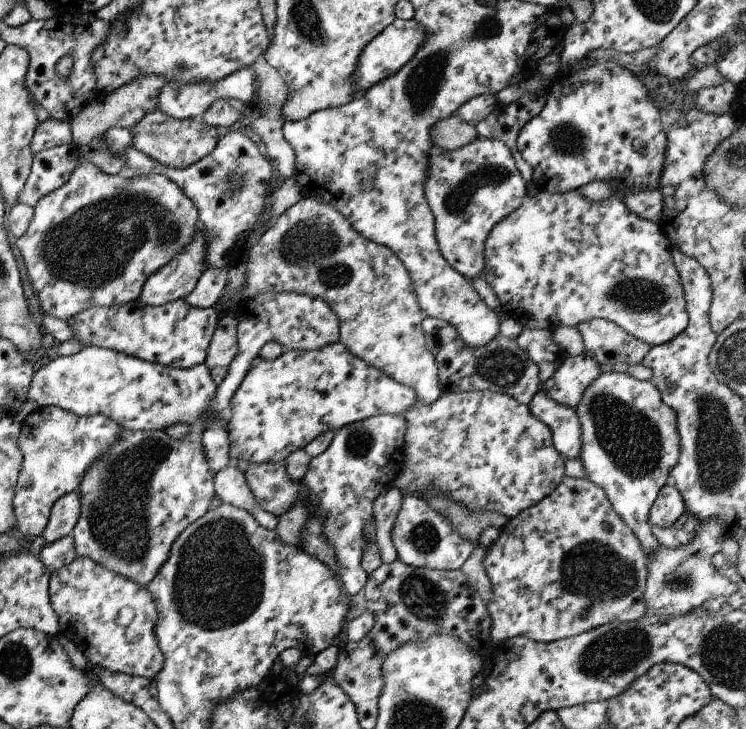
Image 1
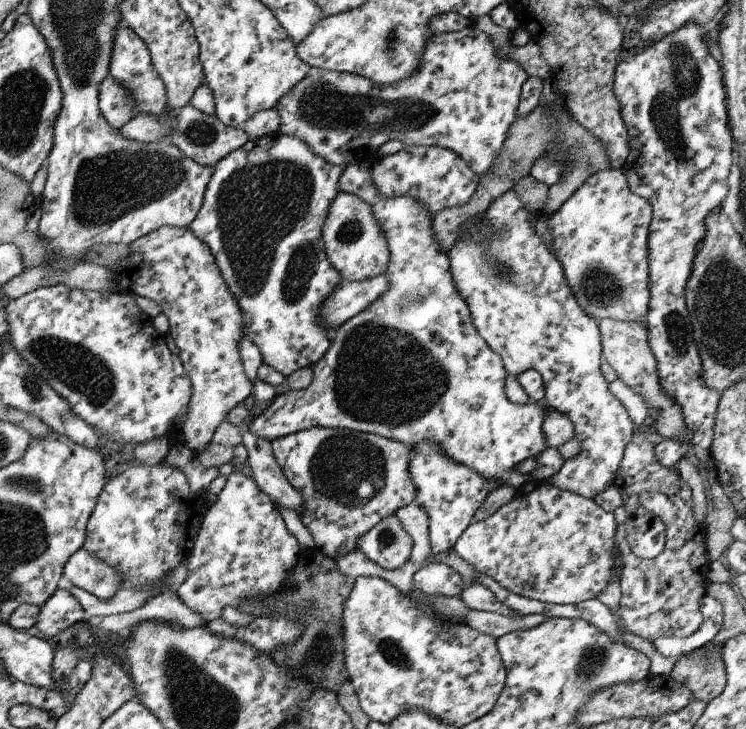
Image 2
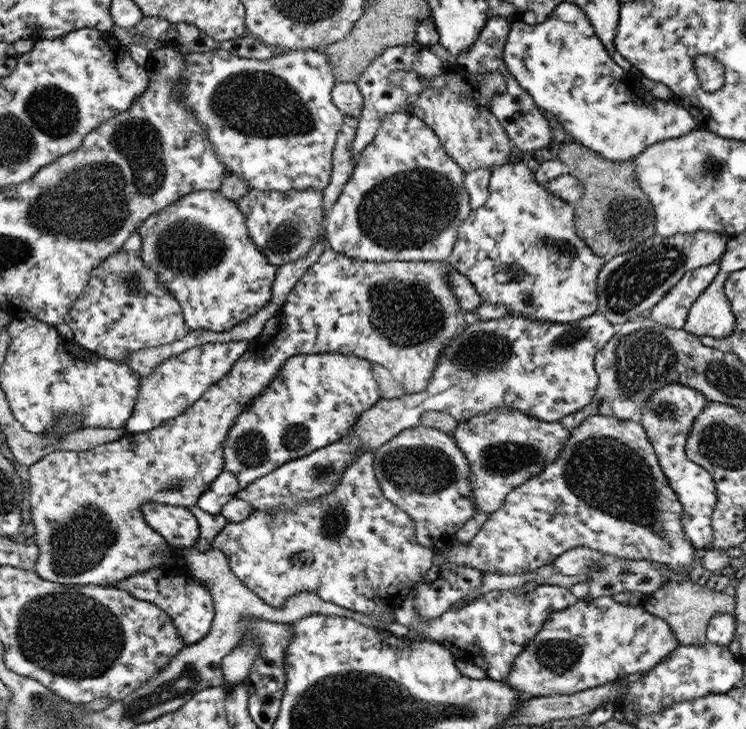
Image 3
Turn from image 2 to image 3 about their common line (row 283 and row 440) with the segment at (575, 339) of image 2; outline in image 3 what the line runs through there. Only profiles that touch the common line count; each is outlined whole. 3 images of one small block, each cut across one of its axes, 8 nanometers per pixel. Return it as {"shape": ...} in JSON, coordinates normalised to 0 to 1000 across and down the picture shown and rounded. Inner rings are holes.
{"shape":[[[661,560],[650,568],[611,579],[605,597],[629,636],[626,661],[634,678],[630,689],[639,701],[657,704],[674,693],[677,679],[685,671],[725,647],[747,628],[763,598],[763,590],[748,578],[728,579],[704,571],[696,562]]]}

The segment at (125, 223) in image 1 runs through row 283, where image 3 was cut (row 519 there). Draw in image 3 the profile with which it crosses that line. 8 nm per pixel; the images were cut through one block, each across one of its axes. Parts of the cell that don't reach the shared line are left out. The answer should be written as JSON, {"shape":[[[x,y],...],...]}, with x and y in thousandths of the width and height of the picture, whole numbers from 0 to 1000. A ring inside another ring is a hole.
{"shape":[[[436,340],[425,358],[414,365],[403,377],[401,384],[395,385],[395,391],[385,403],[383,412],[353,447],[353,453],[338,468],[332,471],[330,481],[314,498],[312,503],[302,516],[298,516],[286,529],[280,532],[269,543],[269,546],[256,554],[245,564],[244,569],[236,571],[233,575],[223,576],[216,584],[197,590],[197,593],[173,594],[169,593],[157,604],[135,609],[119,617],[106,620],[98,619],[71,619],[58,626],[42,636],[38,642],[36,653],[39,653],[39,705],[42,706],[42,716],[47,723],[47,733],[44,733],[43,745],[50,746],[52,752],[51,771],[43,779],[58,796],[68,797],[70,800],[79,800],[86,802],[133,802],[147,804],[160,796],[168,796],[172,790],[181,789],[181,785],[194,785],[202,779],[216,776],[221,765],[227,763],[229,750],[223,745],[212,730],[208,730],[194,715],[189,705],[186,695],[201,690],[216,693],[225,693],[232,695],[259,695],[269,683],[271,675],[288,658],[288,654],[302,643],[302,628],[299,623],[299,612],[302,612],[304,595],[308,593],[310,584],[314,584],[315,575],[320,568],[324,568],[331,551],[336,547],[346,546],[353,535],[357,535],[358,525],[369,517],[369,512],[378,505],[385,491],[398,487],[412,486],[433,486],[436,483],[449,486],[465,486],[476,488],[477,491],[511,501],[523,510],[523,514],[529,520],[540,534],[540,538],[551,540],[555,538],[564,538],[575,525],[578,509],[583,506],[586,499],[587,486],[594,481],[597,473],[607,466],[610,460],[615,460],[626,444],[621,440],[622,427],[607,407],[605,398],[601,395],[599,374],[607,369],[599,359],[591,358],[509,358],[505,361],[489,361],[481,357],[466,354],[460,348],[454,348]]]}

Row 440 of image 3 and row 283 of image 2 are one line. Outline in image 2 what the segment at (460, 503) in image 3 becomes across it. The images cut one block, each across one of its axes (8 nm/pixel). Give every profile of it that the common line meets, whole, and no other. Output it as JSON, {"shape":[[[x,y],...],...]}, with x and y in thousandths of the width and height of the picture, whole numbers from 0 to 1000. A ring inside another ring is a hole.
{"shape":[[[500,214],[495,219],[487,219],[487,222],[462,226],[453,244],[453,258],[454,263],[480,269],[487,277],[491,277],[499,288],[500,296],[505,303],[505,310],[515,321],[521,344],[521,354],[515,373],[515,380],[520,390],[519,398],[515,398],[495,420],[483,425],[476,433],[472,433],[466,440],[462,440],[448,453],[438,480],[418,502],[418,520],[410,534],[387,535],[366,545],[359,554],[361,557],[358,560],[355,558],[349,568],[340,571],[334,578],[332,584],[324,586],[324,590],[331,590],[336,595],[343,597],[345,601],[361,606],[374,599],[420,586],[465,588],[466,591],[504,595],[528,605],[535,605],[544,613],[564,605],[583,605],[602,628],[610,630],[610,634],[631,641],[638,649],[647,652],[647,656],[655,657],[657,660],[664,657],[669,665],[686,667],[693,674],[696,672],[696,667],[701,667],[710,656],[692,646],[689,639],[704,630],[717,626],[717,623],[733,613],[727,594],[727,582],[729,565],[733,565],[736,557],[729,550],[720,553],[710,550],[702,556],[694,556],[686,553],[677,543],[676,519],[678,510],[676,509],[672,490],[653,475],[653,471],[642,461],[642,457],[634,447],[625,414],[619,406],[615,406],[614,398],[610,395],[605,379],[601,348],[588,340],[587,332],[582,325],[582,318],[579,317],[580,296],[552,269],[535,267],[519,272],[508,262],[504,262],[501,250],[497,247],[496,233],[505,219],[507,215]]]}

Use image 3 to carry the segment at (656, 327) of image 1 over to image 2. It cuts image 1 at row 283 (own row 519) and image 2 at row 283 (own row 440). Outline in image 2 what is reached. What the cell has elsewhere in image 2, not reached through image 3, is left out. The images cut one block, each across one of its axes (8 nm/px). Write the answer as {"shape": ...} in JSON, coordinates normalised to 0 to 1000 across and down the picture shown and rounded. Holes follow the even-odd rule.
{"shape":[[[814,232],[788,241],[755,277],[749,285],[732,298],[732,311],[737,325],[739,348],[749,358],[756,385],[769,406],[771,414],[782,428],[798,439],[822,438],[824,440],[842,440],[843,443],[865,444],[865,432],[869,427],[870,396],[869,396],[869,343],[867,325],[869,310],[873,299],[870,278],[857,267],[849,266],[840,255],[838,243],[831,232]]]}

